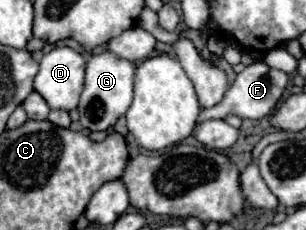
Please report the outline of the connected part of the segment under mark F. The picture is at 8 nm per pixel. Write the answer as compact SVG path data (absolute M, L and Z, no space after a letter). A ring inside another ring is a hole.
M256 61L256 63L248 65L242 73L236 75L236 81L230 85L224 99L216 107L202 109L198 121L224 119L228 113L234 113L242 119L262 119L274 111L274 107L276 107L278 99L282 97L282 91L286 85L288 85L288 75L284 71L276 71L276 69L268 67L264 61Z

